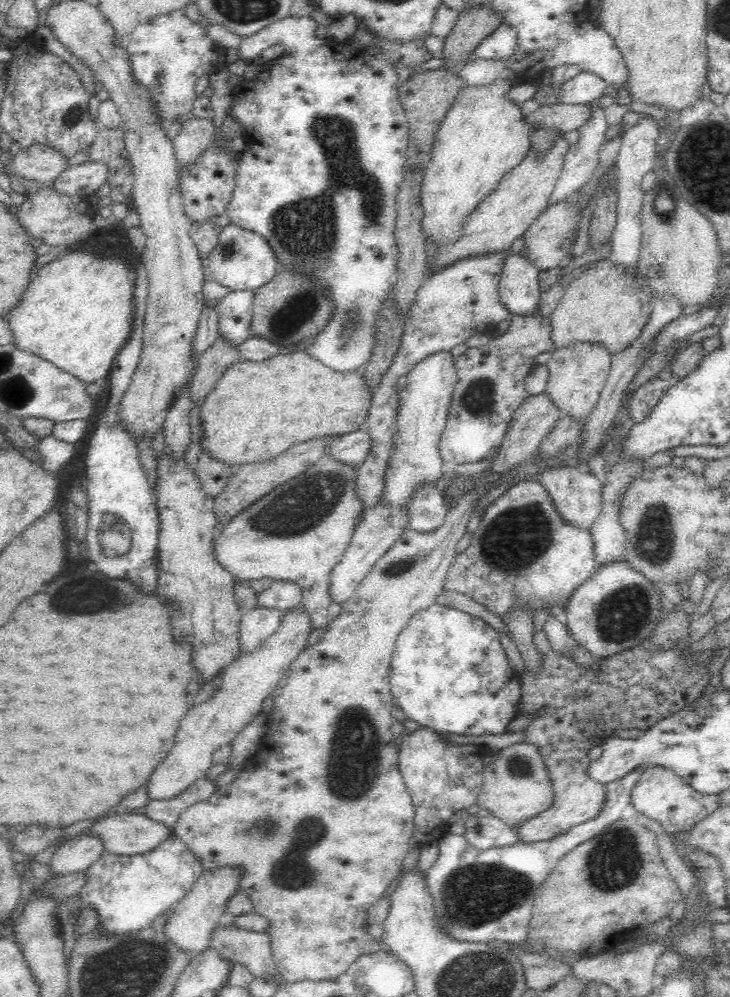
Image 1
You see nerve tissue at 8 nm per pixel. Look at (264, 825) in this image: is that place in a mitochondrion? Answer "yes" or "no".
yes

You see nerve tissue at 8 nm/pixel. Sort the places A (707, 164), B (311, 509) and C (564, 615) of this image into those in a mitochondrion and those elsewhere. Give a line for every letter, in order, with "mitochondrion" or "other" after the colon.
A: mitochondrion
B: mitochondrion
C: other

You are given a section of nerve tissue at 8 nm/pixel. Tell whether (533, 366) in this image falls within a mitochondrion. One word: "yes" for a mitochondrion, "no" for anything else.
no

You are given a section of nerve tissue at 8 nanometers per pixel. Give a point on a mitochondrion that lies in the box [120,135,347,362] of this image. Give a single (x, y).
(287, 322)

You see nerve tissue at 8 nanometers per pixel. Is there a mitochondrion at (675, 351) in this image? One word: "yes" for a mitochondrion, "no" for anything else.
no

